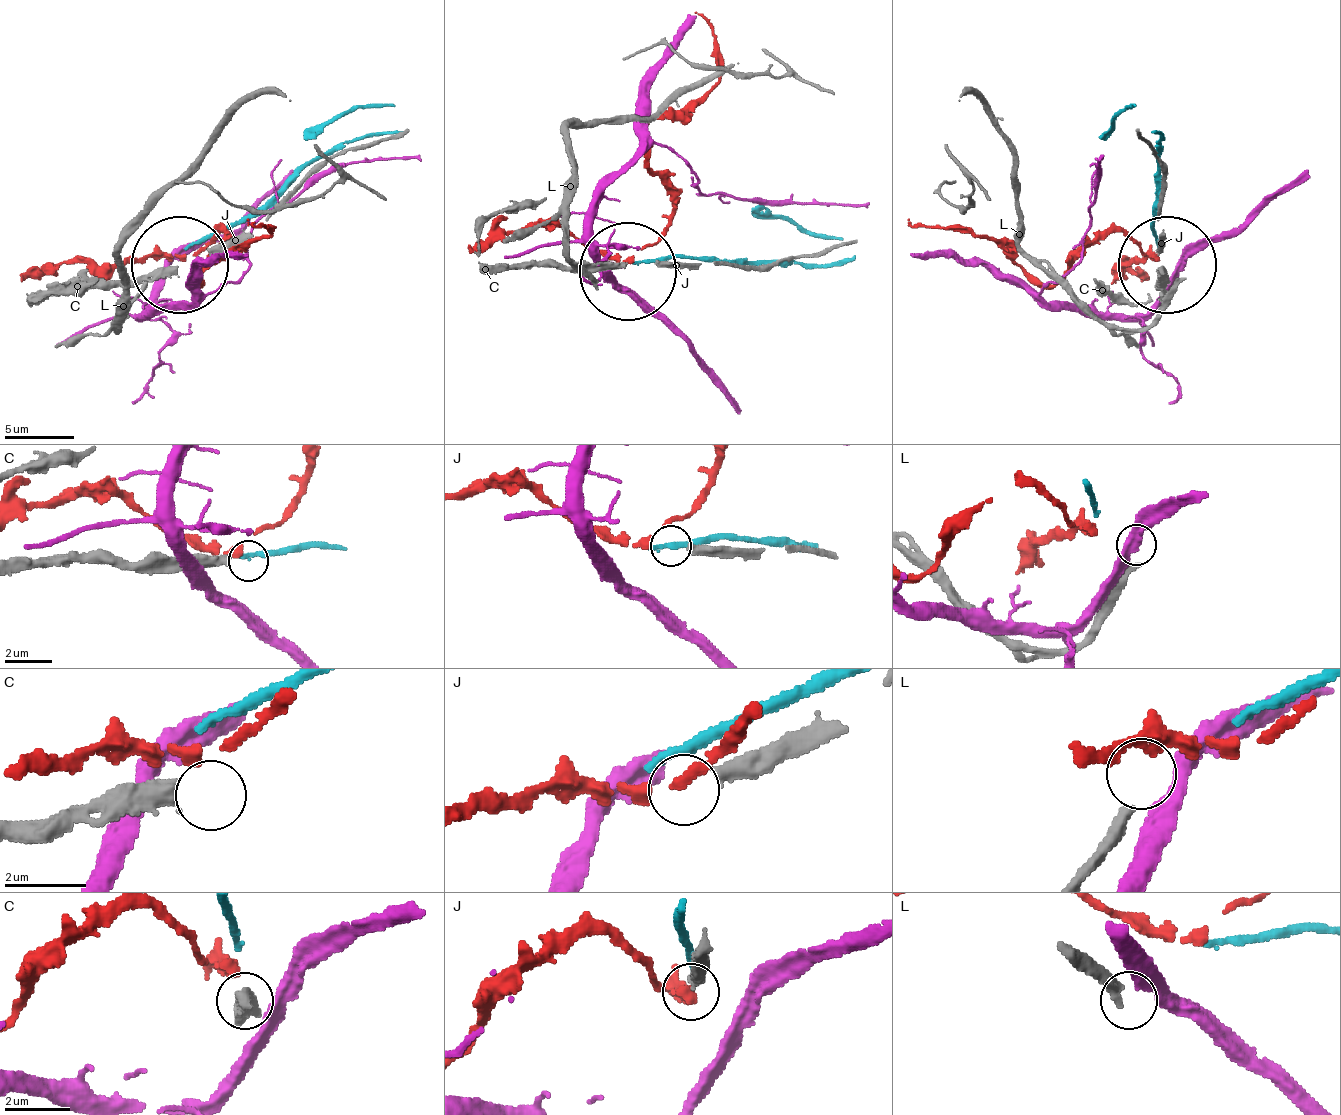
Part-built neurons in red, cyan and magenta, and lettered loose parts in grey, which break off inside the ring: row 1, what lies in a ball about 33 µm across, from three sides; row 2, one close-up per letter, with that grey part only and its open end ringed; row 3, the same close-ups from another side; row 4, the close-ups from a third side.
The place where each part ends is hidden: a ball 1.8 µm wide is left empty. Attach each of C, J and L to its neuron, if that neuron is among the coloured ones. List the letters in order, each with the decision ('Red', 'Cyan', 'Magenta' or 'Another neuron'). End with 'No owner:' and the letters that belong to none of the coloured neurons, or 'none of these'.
C: Another neuron
J: Red
L: Another neuron
No owner: C, L

